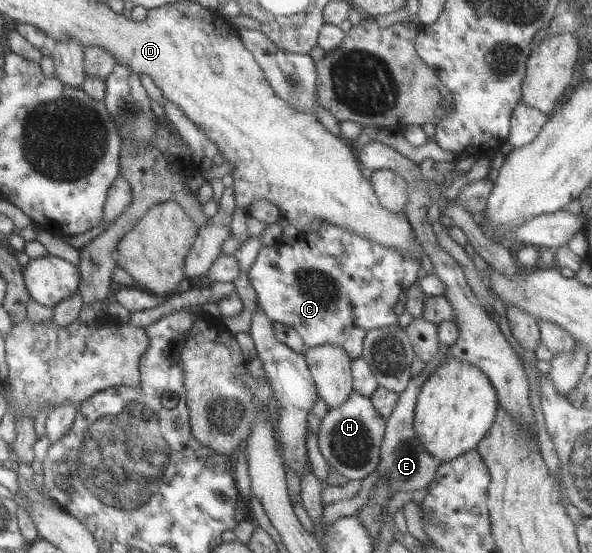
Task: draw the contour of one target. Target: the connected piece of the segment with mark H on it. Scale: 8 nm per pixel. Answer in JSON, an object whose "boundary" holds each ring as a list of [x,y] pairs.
{"boundary":[[[355,390],[339,407],[328,409],[317,429],[317,444],[321,456],[332,470],[347,480],[365,480],[379,465],[379,447],[383,440],[386,421],[375,409],[371,400]]]}

